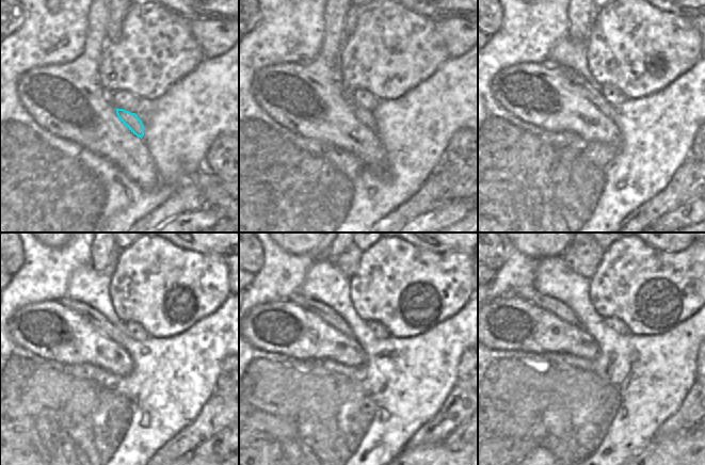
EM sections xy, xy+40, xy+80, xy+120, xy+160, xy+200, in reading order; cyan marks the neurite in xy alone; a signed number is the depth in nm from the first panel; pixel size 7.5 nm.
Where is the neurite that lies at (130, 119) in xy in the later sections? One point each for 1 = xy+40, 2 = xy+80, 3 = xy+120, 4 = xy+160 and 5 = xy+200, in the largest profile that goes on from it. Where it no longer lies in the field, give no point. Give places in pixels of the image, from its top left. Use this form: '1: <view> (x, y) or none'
1: xy+40 (365, 116)
2: xy+80 (591, 93)
3: xy+120 (101, 324)
4: xy+160 (322, 310)
5: xy+200 (530, 293)

